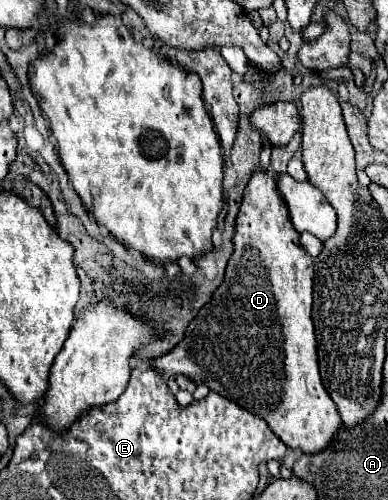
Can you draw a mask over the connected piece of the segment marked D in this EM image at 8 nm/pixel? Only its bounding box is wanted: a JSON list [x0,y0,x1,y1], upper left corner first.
[154,169,342,453]

